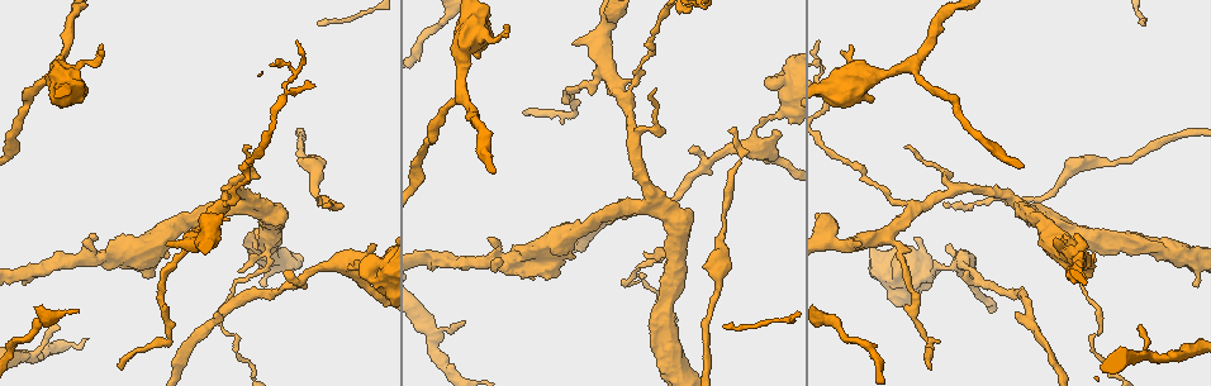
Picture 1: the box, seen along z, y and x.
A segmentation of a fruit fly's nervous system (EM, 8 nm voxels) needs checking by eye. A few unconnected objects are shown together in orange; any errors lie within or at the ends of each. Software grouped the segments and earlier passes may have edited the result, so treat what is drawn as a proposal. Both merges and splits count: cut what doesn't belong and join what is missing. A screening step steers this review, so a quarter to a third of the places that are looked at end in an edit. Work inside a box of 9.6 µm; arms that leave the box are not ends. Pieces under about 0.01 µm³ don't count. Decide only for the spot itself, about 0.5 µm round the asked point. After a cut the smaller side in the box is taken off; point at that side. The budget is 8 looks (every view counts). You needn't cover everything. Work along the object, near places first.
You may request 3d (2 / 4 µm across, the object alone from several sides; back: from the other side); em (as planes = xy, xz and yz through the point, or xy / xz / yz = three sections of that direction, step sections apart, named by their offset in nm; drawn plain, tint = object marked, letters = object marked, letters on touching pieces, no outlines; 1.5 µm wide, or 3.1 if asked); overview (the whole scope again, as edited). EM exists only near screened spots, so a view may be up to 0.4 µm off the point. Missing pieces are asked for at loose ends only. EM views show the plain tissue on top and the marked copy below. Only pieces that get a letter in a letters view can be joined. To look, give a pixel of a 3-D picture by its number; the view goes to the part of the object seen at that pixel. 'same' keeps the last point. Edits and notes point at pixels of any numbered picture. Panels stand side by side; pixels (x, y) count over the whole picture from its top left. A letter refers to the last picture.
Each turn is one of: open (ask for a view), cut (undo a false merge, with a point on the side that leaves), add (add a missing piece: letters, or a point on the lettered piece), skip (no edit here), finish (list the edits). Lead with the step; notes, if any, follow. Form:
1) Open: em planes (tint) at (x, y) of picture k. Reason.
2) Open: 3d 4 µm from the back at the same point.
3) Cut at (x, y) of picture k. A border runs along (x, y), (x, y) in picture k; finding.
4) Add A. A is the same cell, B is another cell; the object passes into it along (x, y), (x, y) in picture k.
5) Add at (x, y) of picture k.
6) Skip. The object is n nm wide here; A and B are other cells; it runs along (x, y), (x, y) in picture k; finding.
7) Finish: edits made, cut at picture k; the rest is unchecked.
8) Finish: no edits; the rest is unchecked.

Open: 3d 4 µm at (123, 368) of picture 1. An open end.

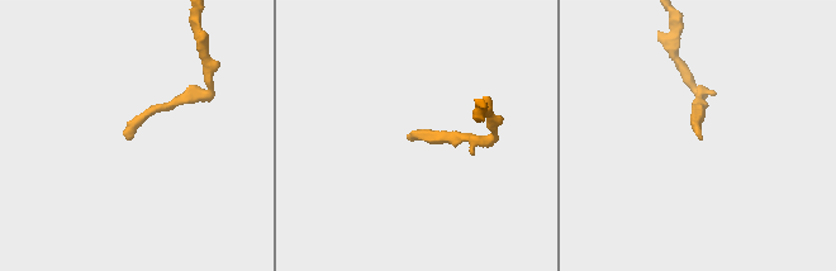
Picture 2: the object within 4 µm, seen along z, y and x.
Open: em xz step 4 (tint) at (412, 140) of picture 2.

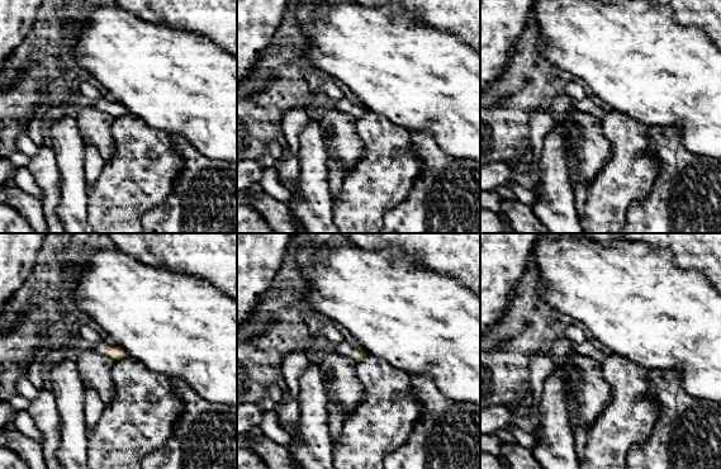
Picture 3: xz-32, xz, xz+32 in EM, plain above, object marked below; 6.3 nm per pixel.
Open: em xz step 4 (letters) at the same point. See the neighbours.

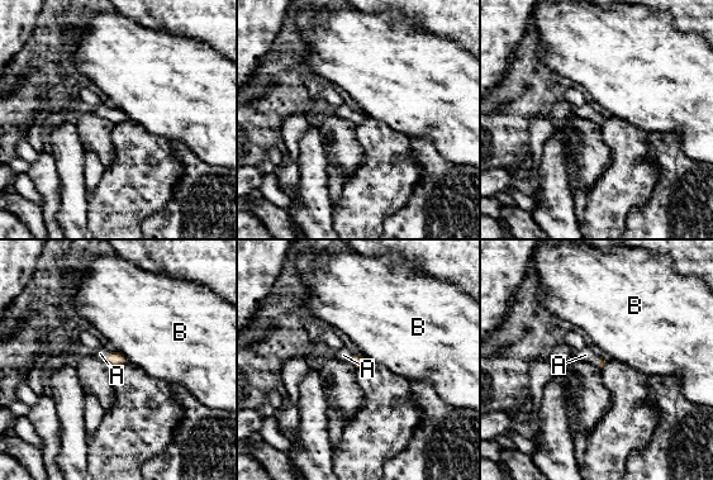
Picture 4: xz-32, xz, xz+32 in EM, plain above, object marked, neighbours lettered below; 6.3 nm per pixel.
Add A. A is the same cell, B is another cell; the object passes into it along (115, 359), (107, 356), (100, 353) in picture 4; the neuron continues.

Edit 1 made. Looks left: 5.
Open: 3d 2 µm at (507, 35) of picture 1. Tapers out.

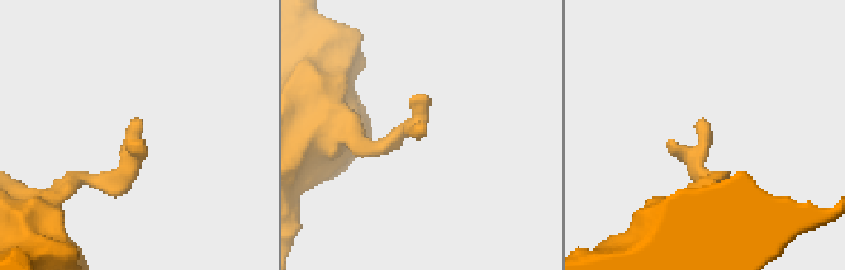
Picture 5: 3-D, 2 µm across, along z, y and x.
Open: em planes (letters) at (140, 122) of picture 5.

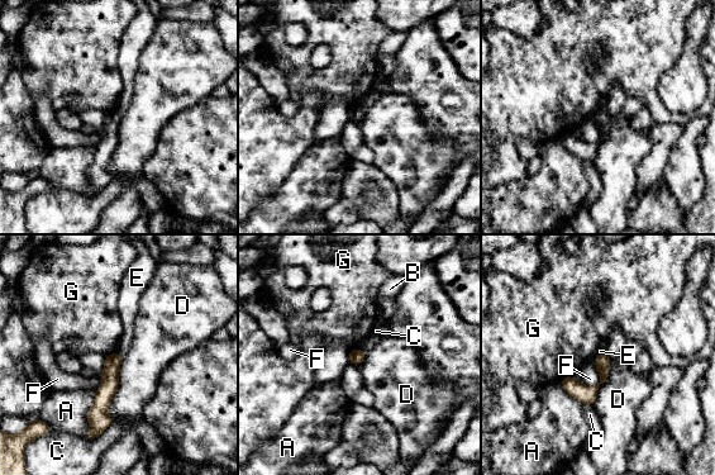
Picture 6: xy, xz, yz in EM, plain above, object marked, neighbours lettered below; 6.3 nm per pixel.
Skip. A, B, C, D, E, F and G are other cells; none of them fits.

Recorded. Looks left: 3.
Open: em planes (letters) at (1149, 354) of picture 1. A fork.

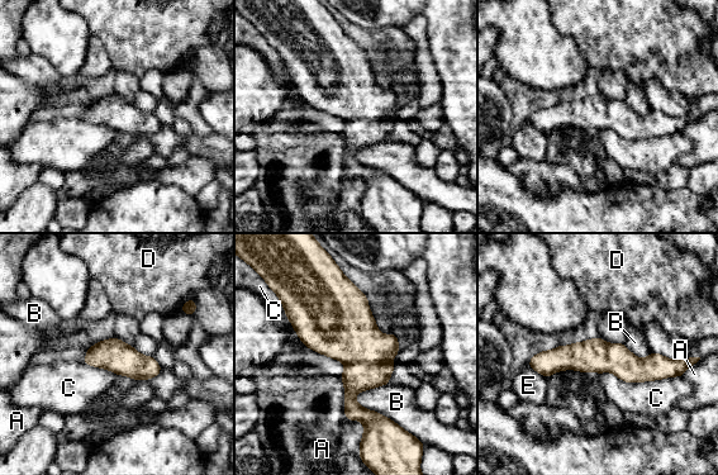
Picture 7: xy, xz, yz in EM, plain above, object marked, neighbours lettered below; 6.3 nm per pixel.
Skip. A, B, C, D and E are other cells; a border runs along (599, 373), (632, 383), (683, 376) in picture 7; all the same neuron.

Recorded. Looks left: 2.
Finish: edits made, add at picture 4; the rest is unchecked.

